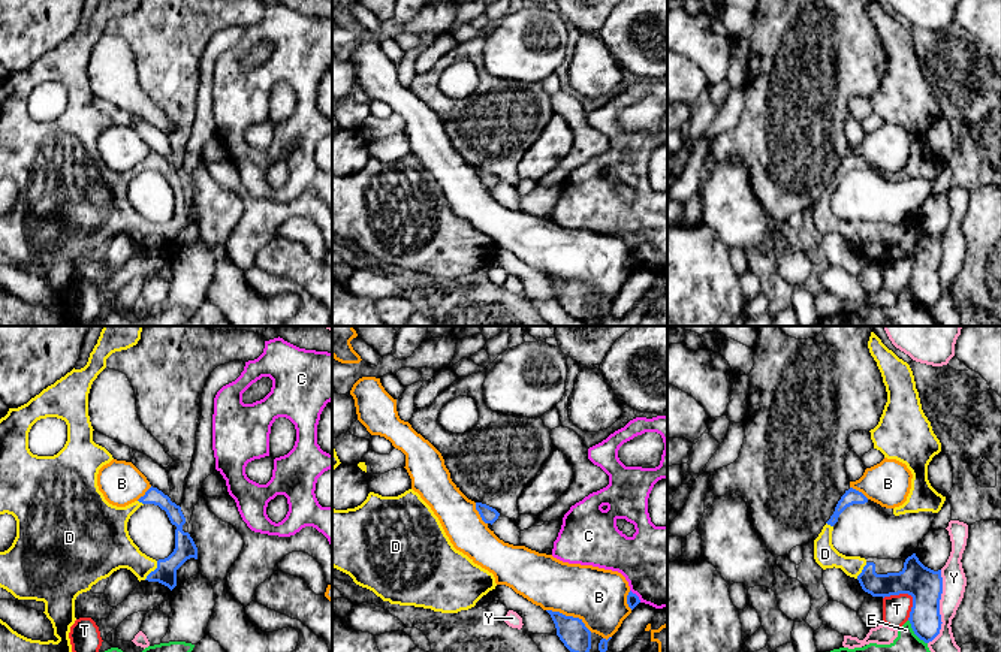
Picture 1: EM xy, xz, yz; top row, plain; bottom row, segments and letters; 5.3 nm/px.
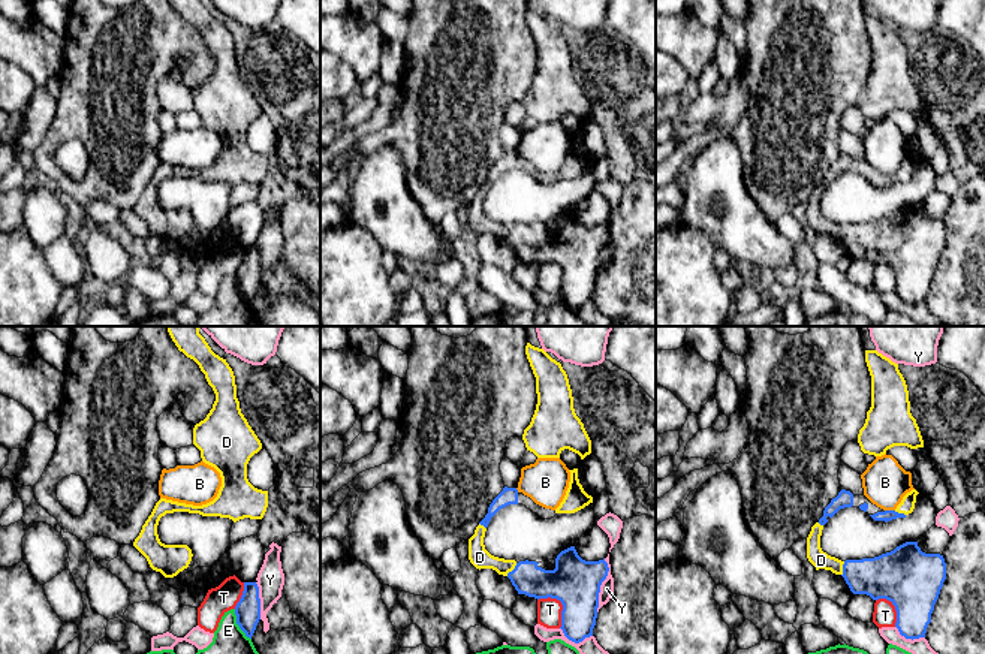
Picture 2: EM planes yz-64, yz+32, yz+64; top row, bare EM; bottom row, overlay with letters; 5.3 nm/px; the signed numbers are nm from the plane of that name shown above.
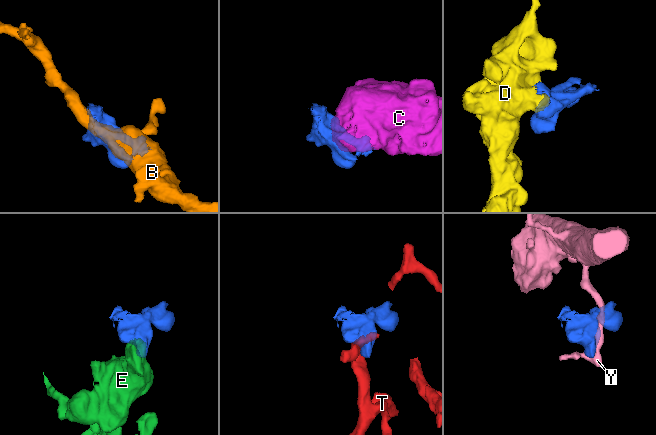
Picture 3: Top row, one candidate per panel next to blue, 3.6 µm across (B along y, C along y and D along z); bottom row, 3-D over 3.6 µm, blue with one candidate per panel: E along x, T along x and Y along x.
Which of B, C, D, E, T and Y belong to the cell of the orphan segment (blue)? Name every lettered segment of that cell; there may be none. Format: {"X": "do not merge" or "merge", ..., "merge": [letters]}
{"B": "do not merge", "C": "do not merge", "D": "merge", "E": "do not merge", "T": "do not merge", "Y": "do not merge", "merge": ["D"]}

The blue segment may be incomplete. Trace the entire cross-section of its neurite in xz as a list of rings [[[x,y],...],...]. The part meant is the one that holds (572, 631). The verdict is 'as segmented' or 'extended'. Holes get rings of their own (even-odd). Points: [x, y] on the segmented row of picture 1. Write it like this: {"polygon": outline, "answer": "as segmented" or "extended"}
{"polygon": [[[546,610],[557,628],[557,636],[570,652],[590,652],[591,631],[582,619],[566,616],[560,612]]], "answer": "as segmented"}

